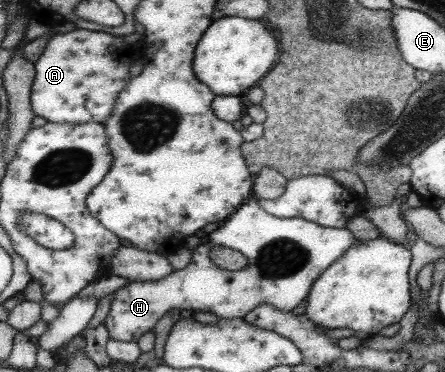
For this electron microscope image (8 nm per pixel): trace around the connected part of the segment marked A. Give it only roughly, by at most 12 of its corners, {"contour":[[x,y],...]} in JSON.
{"contour":[[55,33],[33,115],[103,124],[131,78],[123,36]]}

